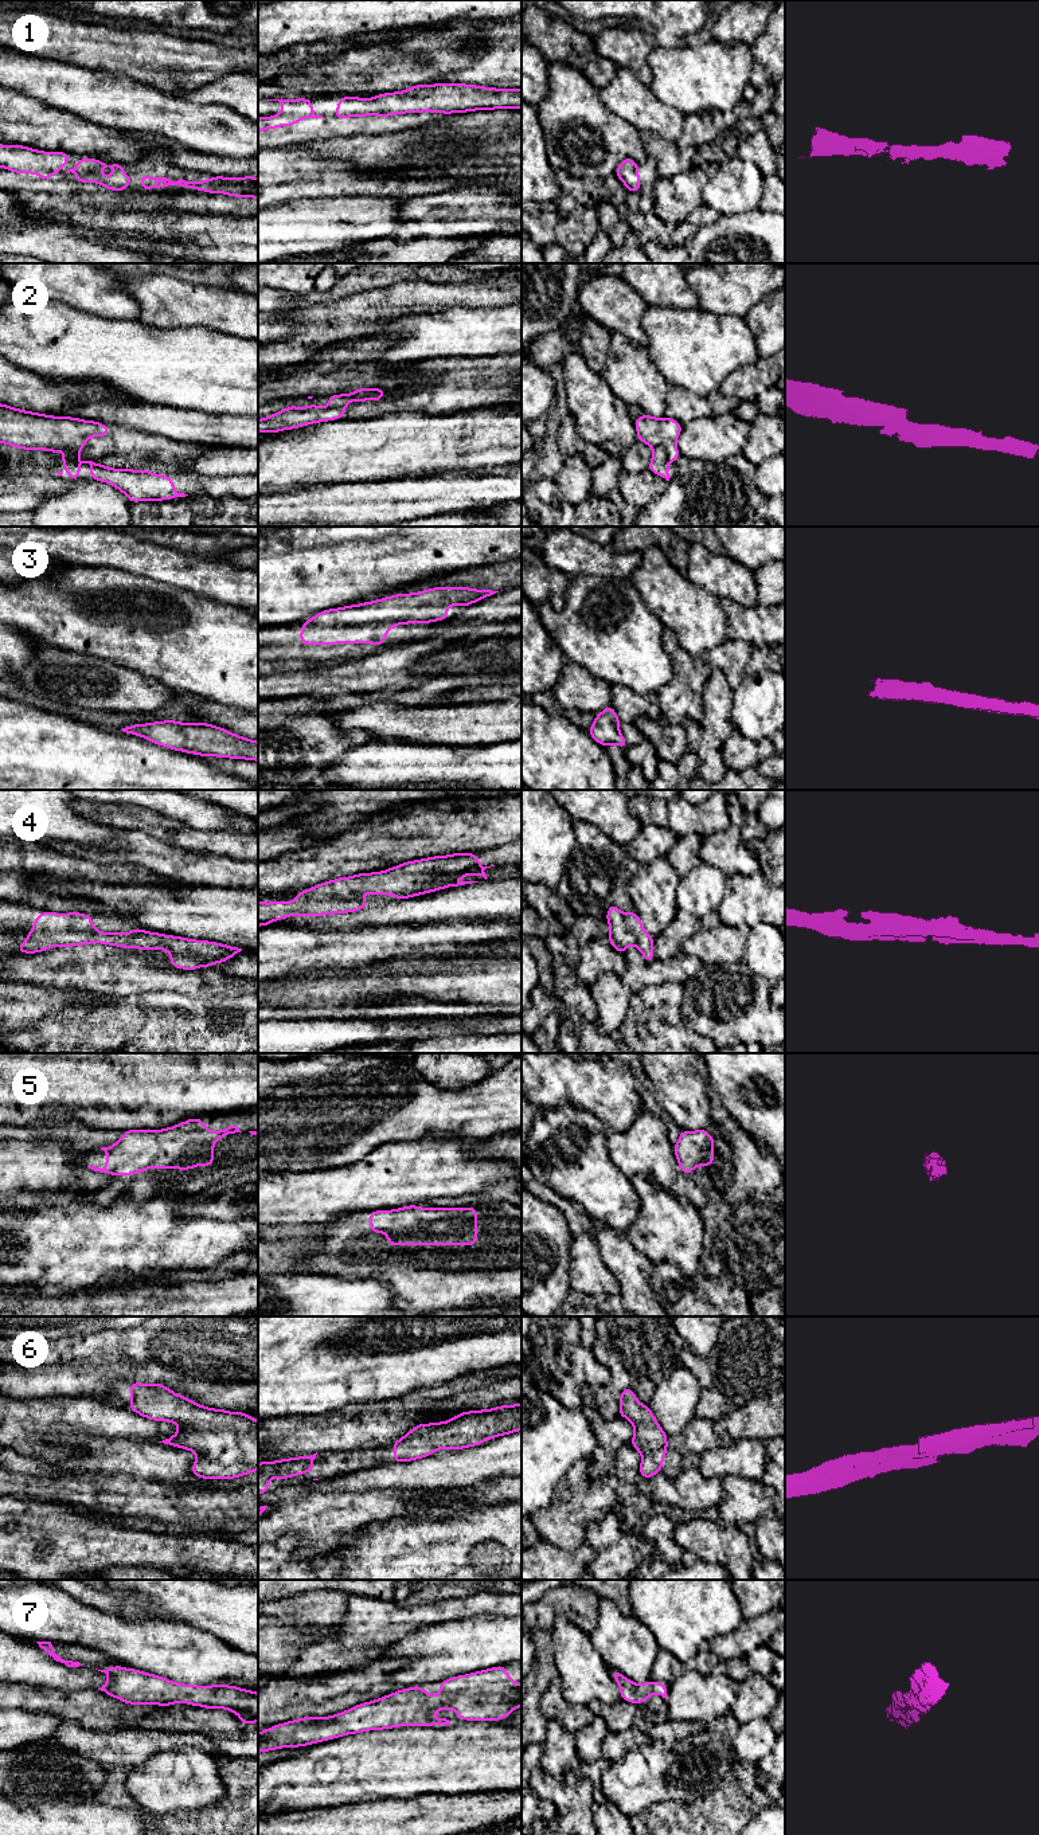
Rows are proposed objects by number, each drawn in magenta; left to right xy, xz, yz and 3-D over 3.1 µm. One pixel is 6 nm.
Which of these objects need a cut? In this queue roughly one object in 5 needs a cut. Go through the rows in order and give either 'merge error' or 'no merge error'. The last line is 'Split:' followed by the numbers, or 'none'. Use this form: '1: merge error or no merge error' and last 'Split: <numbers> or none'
1: no merge error
2: merge error
3: no merge error
4: no merge error
5: no merge error
6: no merge error
7: no merge error
Split: 2

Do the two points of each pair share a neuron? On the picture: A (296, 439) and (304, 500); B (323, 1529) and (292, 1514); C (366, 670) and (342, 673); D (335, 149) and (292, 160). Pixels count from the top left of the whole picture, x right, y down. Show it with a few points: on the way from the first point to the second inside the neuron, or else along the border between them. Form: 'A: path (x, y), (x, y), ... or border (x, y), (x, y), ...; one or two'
A: border (334, 485), (281, 492), (272, 496); two
B: path (315, 1521), (312, 1518), (300, 1518); one
C: path (360, 673), (347, 673); one
D: border (307, 147), (315, 155), (329, 155), (346, 161); two

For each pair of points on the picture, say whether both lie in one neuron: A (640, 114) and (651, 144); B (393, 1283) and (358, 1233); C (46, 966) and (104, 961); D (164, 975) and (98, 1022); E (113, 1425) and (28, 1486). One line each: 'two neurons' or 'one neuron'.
A: two neurons
B: one neuron
C: one neuron
D: two neurons
E: two neurons

